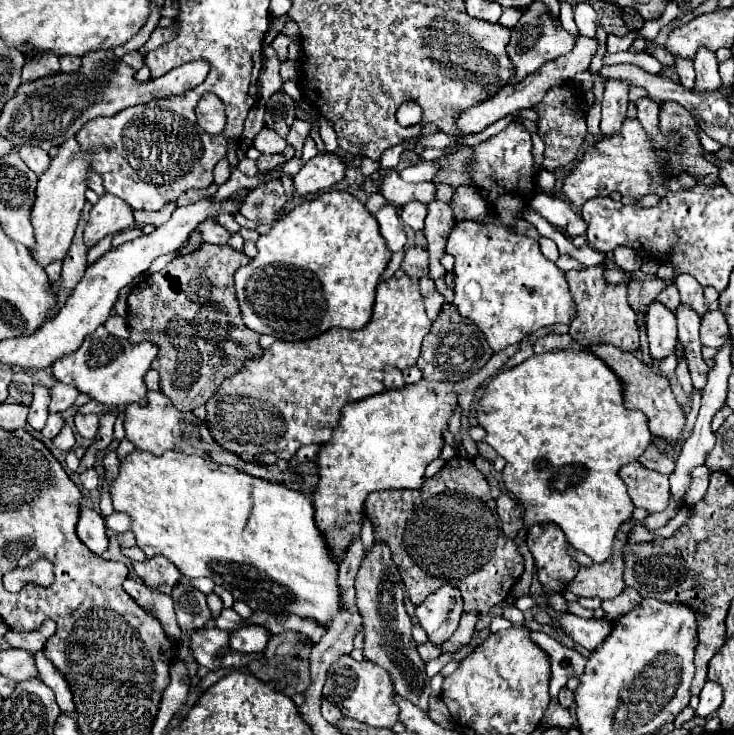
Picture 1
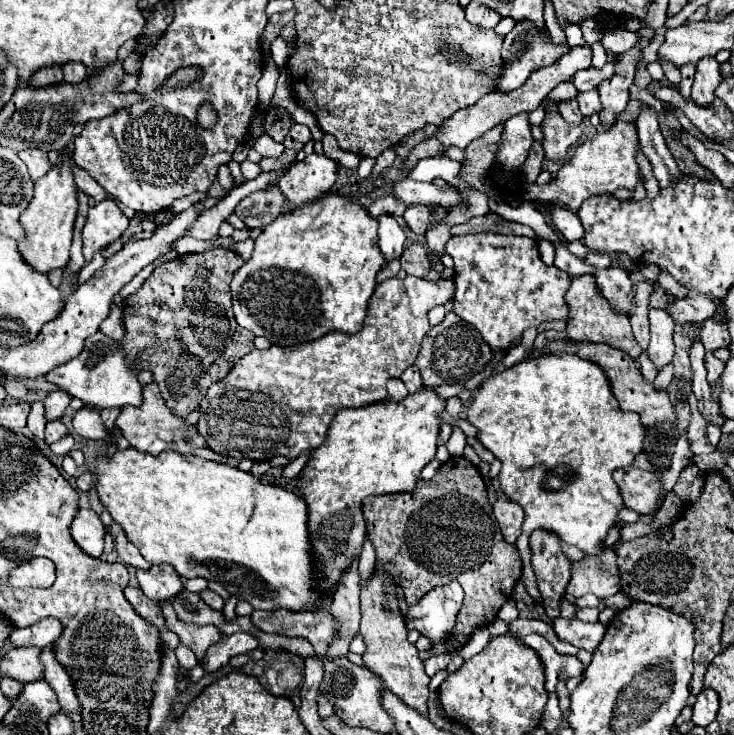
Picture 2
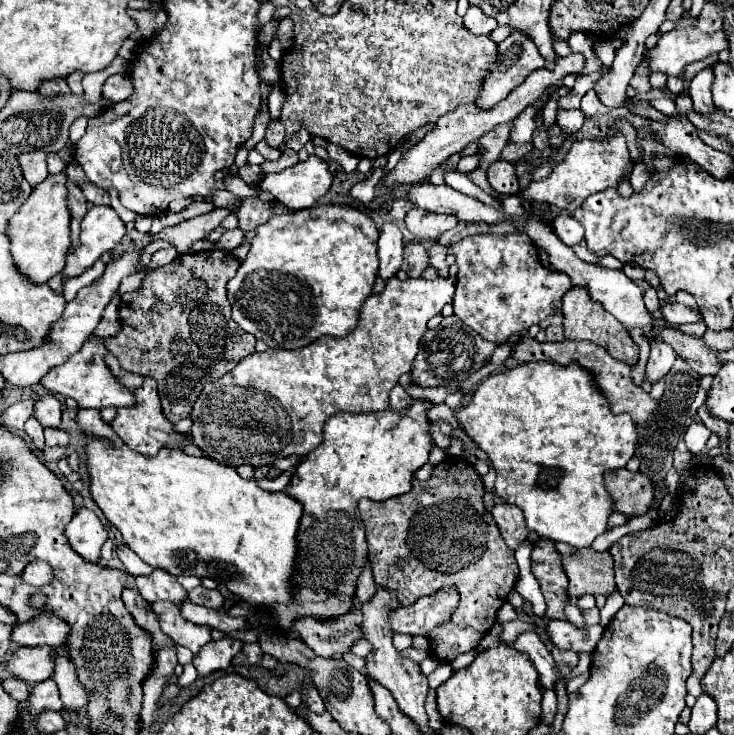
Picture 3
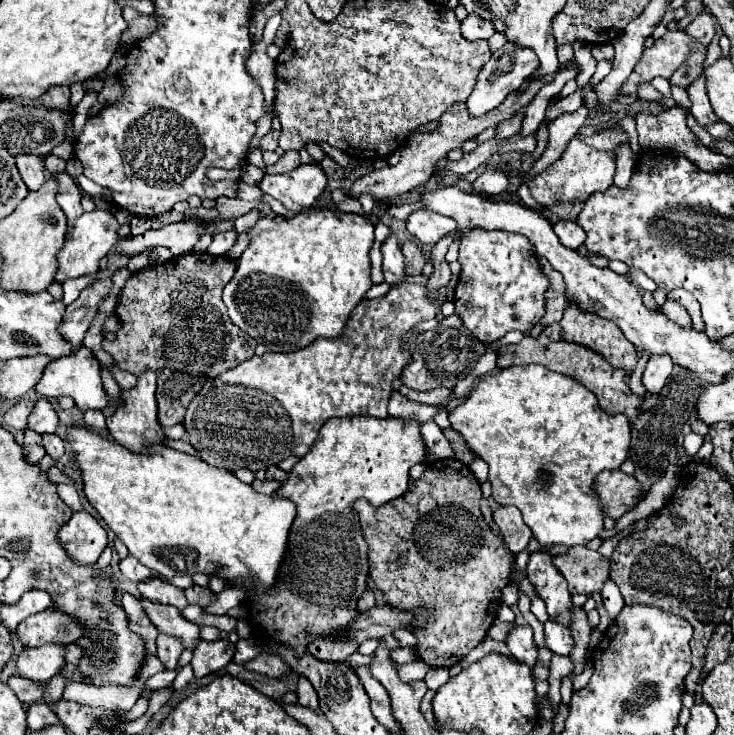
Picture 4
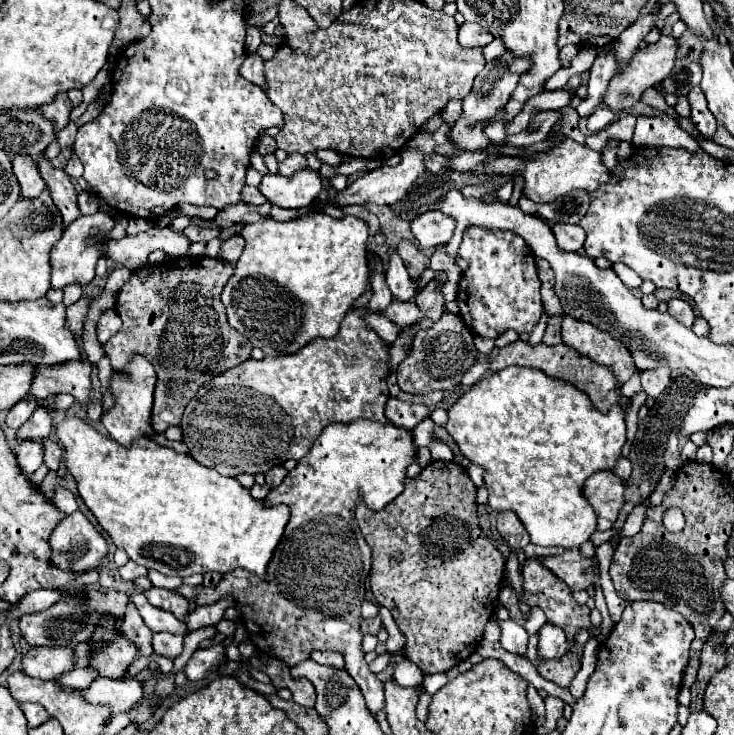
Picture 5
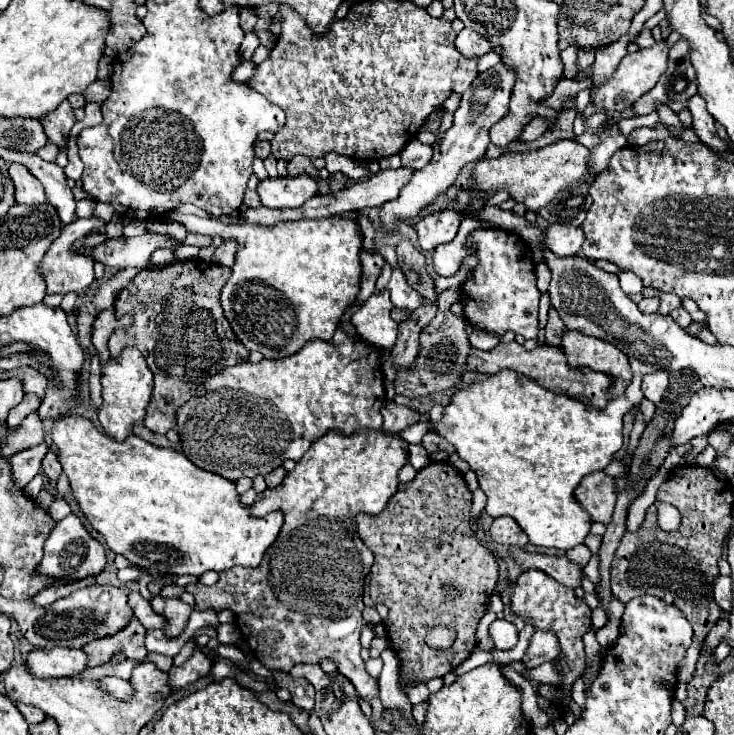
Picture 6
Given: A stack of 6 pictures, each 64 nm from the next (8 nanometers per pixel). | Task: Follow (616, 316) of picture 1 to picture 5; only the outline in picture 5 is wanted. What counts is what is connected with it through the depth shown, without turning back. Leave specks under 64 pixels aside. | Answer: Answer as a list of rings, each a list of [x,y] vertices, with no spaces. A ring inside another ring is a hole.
[[[564,316],[562,344],[574,348],[580,356],[586,356],[596,364],[610,368],[618,380],[618,386],[628,382],[634,374],[634,362],[628,348],[618,338],[594,328],[592,324]]]

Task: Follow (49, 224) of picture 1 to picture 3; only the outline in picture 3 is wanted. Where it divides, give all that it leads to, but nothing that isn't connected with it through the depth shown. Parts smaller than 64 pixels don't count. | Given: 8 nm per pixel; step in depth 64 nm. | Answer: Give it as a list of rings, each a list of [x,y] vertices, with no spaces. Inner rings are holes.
[[[50,174],[8,220],[6,234],[10,236],[10,252],[16,270],[34,284],[48,282],[64,268],[66,252],[70,248],[70,212],[66,196],[66,174]]]

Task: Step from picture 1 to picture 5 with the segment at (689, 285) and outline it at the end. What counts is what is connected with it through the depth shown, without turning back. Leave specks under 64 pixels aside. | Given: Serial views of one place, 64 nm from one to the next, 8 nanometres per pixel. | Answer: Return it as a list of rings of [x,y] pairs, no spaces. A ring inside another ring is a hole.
[[[670,300],[670,308],[668,308],[668,314],[670,316],[674,316],[680,324],[684,324],[684,326],[692,326],[694,324],[694,312],[692,312],[692,308],[686,304],[686,302],[682,302],[682,300]]]

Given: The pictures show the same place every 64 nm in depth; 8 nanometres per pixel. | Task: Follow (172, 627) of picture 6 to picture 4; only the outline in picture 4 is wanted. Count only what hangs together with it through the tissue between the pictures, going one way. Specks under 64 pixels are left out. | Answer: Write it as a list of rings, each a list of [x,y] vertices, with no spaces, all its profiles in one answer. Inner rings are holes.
[[[150,578],[150,582],[140,582],[138,584],[138,590],[142,594],[142,598],[150,600],[150,602],[156,602],[156,604],[170,604],[170,606],[176,606],[180,612],[188,606],[186,602],[186,596],[184,596],[184,590],[172,586],[172,584],[166,584],[162,582],[160,578]]]

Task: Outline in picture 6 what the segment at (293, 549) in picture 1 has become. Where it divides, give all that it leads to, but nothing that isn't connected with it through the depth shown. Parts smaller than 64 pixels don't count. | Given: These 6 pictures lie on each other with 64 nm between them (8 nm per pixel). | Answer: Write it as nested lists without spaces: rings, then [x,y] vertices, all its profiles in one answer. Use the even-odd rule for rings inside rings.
[[[74,414],[54,422],[50,440],[82,516],[106,540],[106,546],[114,554],[120,554],[142,568],[156,568],[160,574],[172,576],[202,576],[208,570],[222,572],[232,566],[256,568],[282,528],[282,512],[272,512],[266,518],[252,518],[248,506],[240,504],[234,482],[200,470],[184,458],[184,454],[172,448],[152,446],[134,434],[124,442],[118,442],[112,436],[98,432],[88,418]]]

